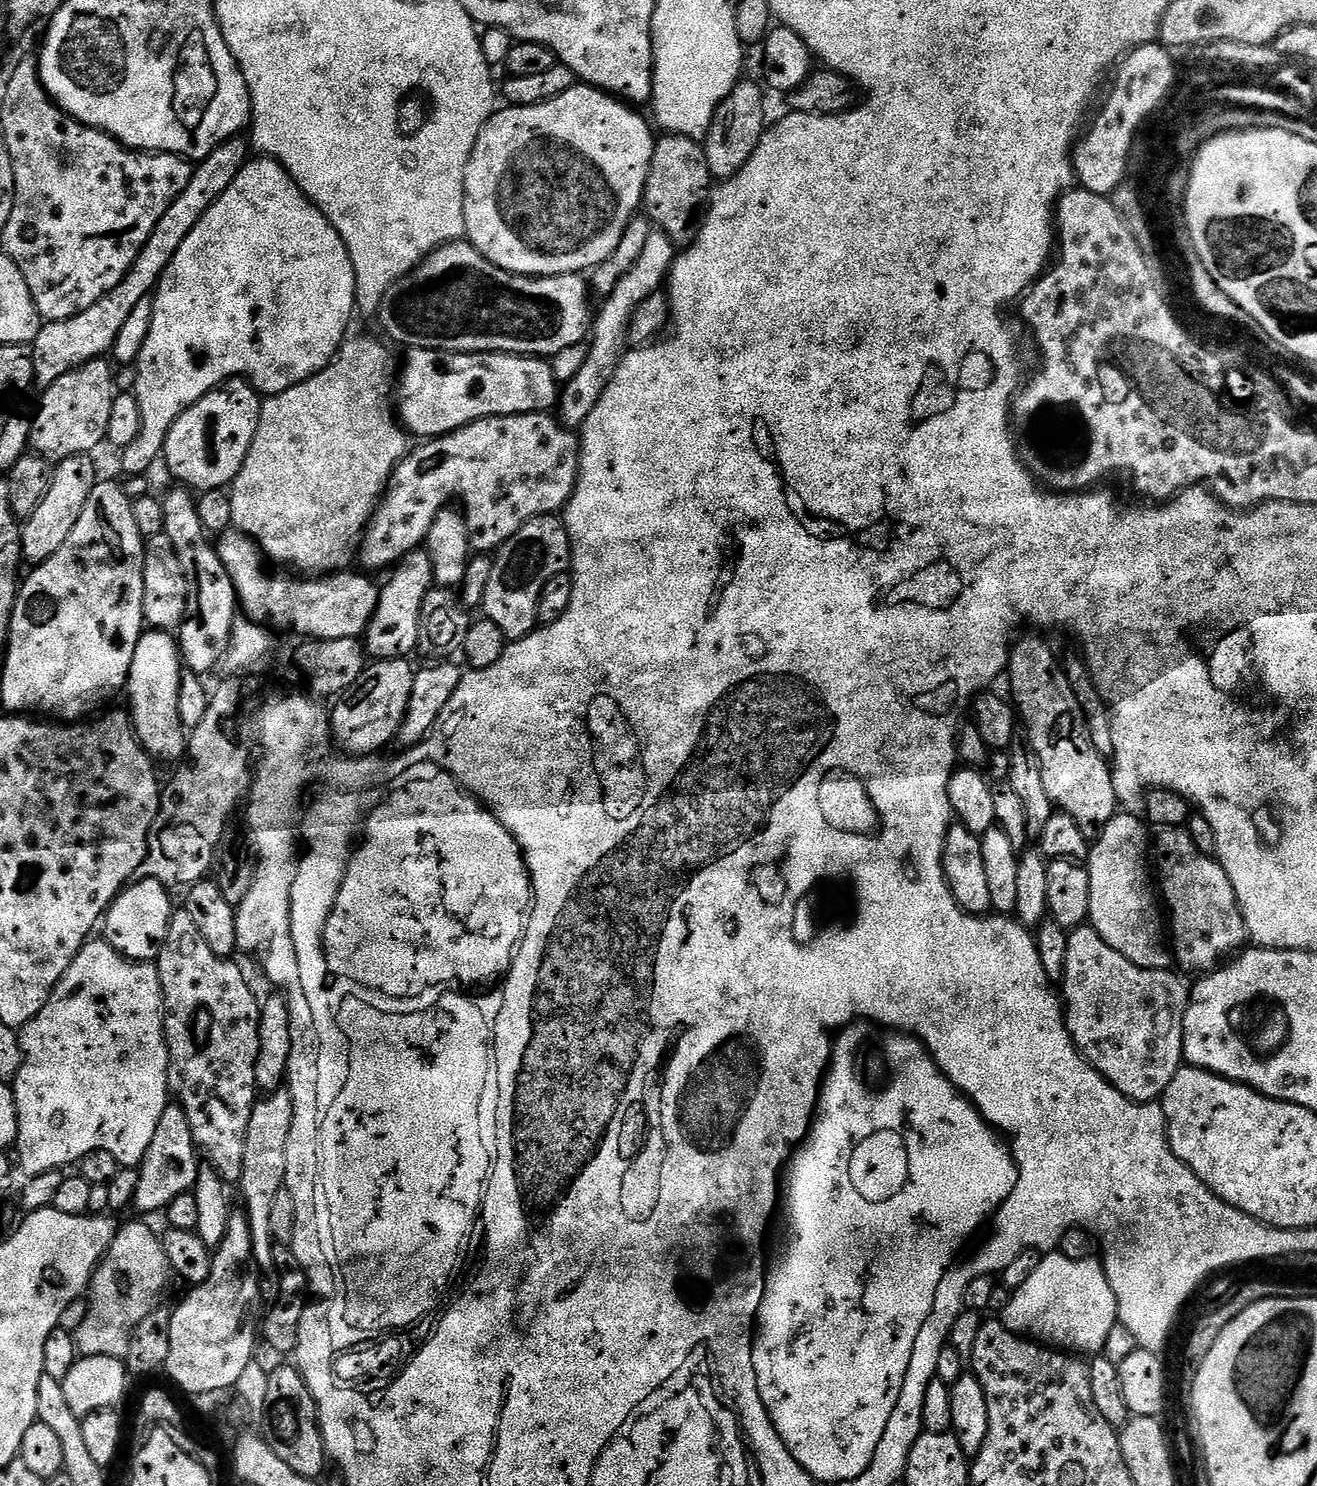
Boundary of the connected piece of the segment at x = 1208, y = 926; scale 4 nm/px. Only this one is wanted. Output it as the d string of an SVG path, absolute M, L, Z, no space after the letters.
M1187 827L1161 828L1155 833L1154 868L1170 917L1170 948L1177 965L1189 968L1195 974L1207 974L1245 947L1249 939L1248 927L1242 918L1228 871L1216 856L1207 856L1198 850Z

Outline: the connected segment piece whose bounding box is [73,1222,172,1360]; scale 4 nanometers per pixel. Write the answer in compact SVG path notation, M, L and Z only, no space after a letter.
M142 1222L122 1224L114 1242L92 1275L86 1293L87 1313L74 1330L80 1356L104 1356L127 1359L132 1331L155 1311L172 1271L161 1237Z

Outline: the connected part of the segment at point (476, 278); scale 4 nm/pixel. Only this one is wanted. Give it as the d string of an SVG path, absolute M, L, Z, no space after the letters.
M464 238L428 253L410 273L411 280L416 288L393 288L378 316L385 330L408 348L433 348L439 352L511 352L514 356L551 358L566 350L566 346L585 343L594 316L593 309L588 309L590 284L583 275L519 276L494 266L494 262L487 260Z

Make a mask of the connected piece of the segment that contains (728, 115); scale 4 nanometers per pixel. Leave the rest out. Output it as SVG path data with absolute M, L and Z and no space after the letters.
M736 83L729 96L717 107L712 124L702 143L708 168L717 181L731 180L746 166L750 154L764 137L766 123L764 124L764 92L756 84Z

